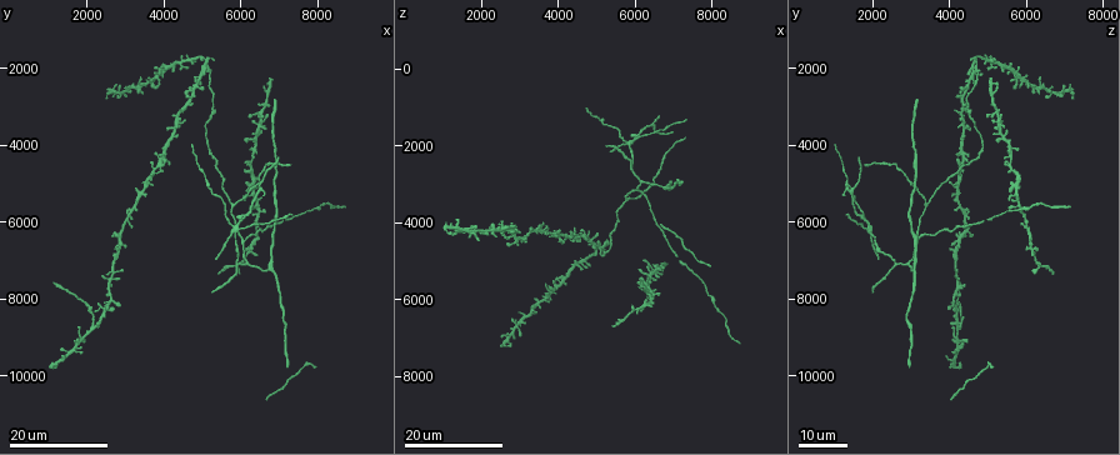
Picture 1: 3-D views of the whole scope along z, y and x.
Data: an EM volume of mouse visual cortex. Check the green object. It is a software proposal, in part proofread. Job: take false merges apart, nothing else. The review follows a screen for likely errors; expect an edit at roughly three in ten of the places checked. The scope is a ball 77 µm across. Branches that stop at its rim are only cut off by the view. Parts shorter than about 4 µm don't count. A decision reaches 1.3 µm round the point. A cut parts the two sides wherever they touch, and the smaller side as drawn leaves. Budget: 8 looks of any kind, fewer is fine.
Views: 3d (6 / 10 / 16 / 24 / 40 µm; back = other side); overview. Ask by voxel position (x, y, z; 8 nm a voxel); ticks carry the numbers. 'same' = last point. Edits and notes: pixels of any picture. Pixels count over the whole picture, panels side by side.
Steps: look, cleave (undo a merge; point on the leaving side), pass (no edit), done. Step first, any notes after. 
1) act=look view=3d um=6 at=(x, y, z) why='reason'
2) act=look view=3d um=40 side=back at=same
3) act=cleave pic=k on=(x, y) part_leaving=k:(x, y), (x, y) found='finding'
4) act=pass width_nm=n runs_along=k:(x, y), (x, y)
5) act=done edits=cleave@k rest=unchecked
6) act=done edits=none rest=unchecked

act=look view=3d um=16 at=(6150, 7050, 2950)

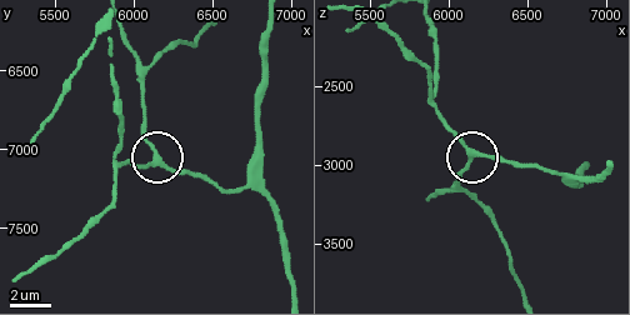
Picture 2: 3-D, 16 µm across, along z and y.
act=look view=3d um=10 at=(6120, 7080, 2880)

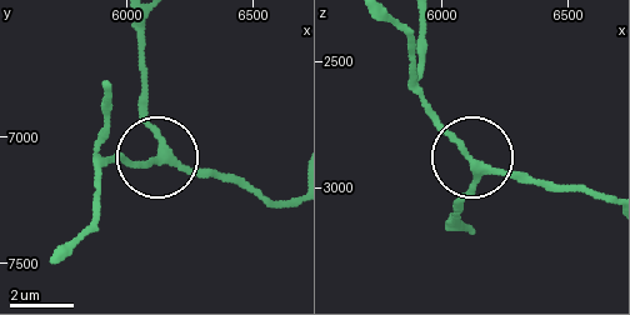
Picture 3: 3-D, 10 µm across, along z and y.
act=look view=3d um=10 side=back at=(6120, 7090, 2890)

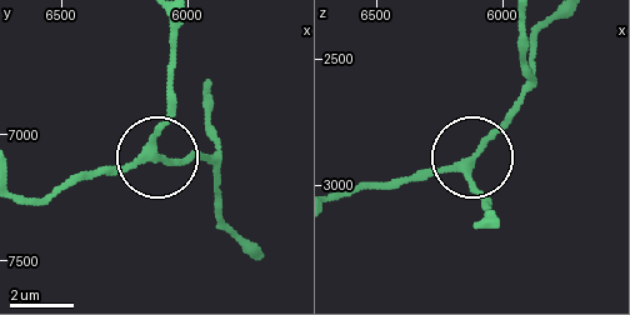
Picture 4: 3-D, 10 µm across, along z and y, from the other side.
act=pass side_arm_um=37 runs_along=4:(498, 223), (470, 169), (484, 136), (530, 90) found='all the same cell'

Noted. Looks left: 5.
act=look view=3d um=24 at=(5800, 5550, 3350) why='a fork'

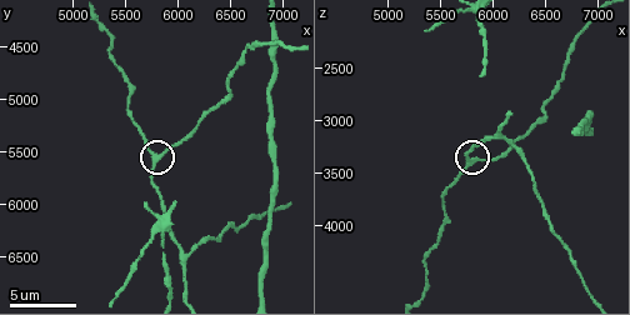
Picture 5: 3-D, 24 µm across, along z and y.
act=look view=3d um=10 at=(5780, 5580, 3380)

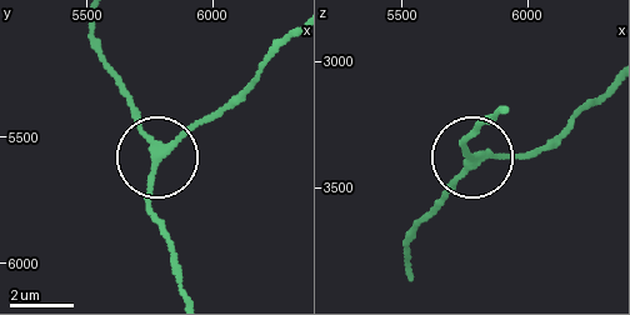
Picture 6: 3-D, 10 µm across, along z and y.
act=pass runs_along=6:(94, 21), (99, 61), (158, 156), (220, 113) found='one cell here'

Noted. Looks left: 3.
act=look view=3d um=16 at=(5850, 6150, 1950) why='four arms meet'

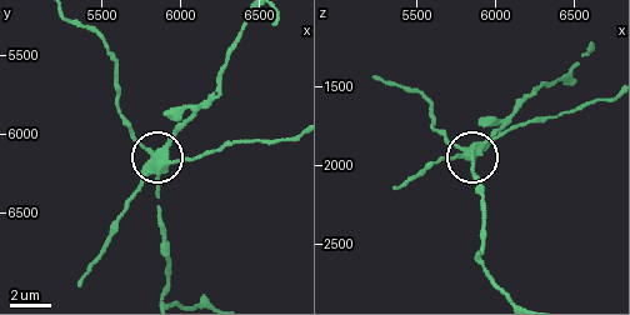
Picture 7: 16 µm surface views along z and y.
act=look view=3d um=6 at=same

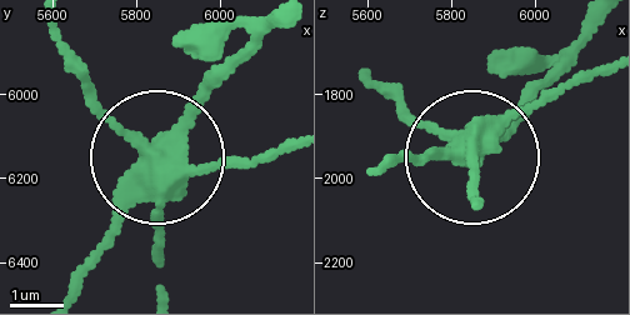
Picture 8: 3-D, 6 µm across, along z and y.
act=cleave pic=8 on=(200, 98) part_leaving=8:(170, 171), (174, 121), (264, 28) found='a second cell is stuck on'

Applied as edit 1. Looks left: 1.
act=done edits=cleave@8 rest=unchecked

